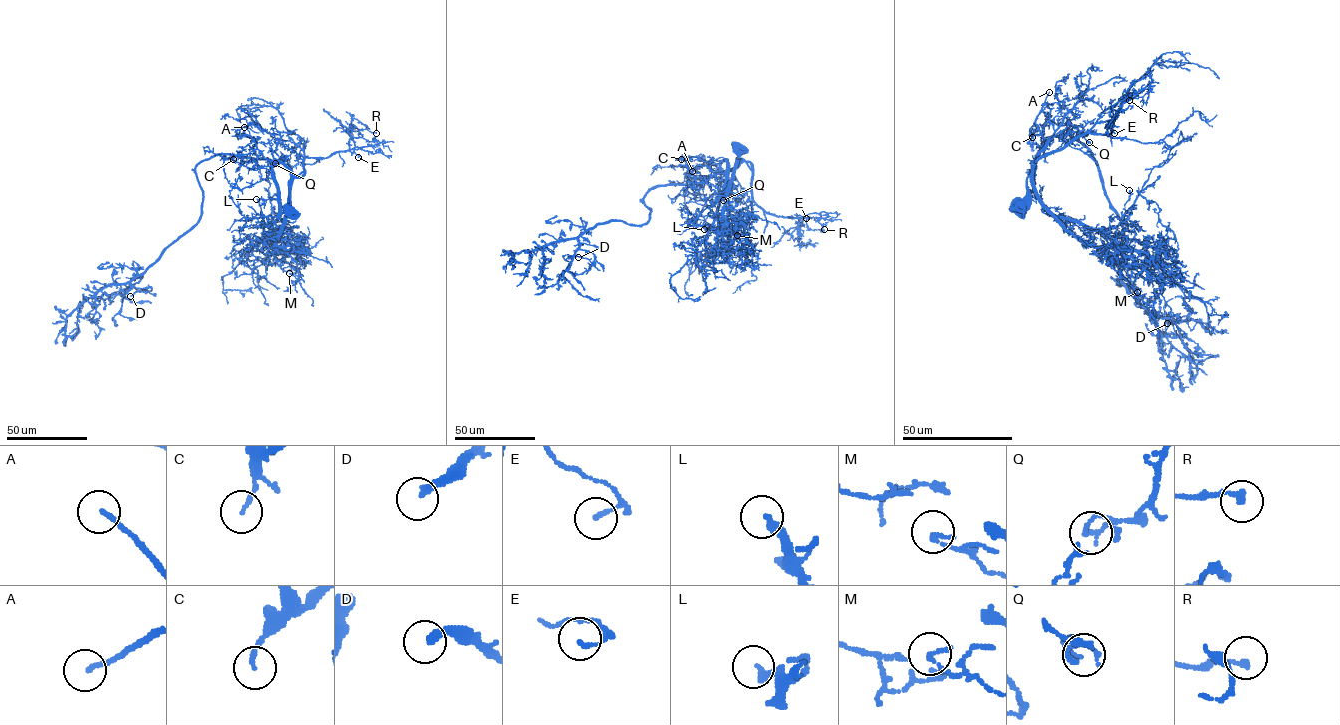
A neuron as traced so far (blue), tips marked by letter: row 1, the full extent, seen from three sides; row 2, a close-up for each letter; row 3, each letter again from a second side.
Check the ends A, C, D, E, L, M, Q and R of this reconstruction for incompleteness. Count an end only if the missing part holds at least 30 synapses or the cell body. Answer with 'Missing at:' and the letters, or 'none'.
Missing at: A, L

